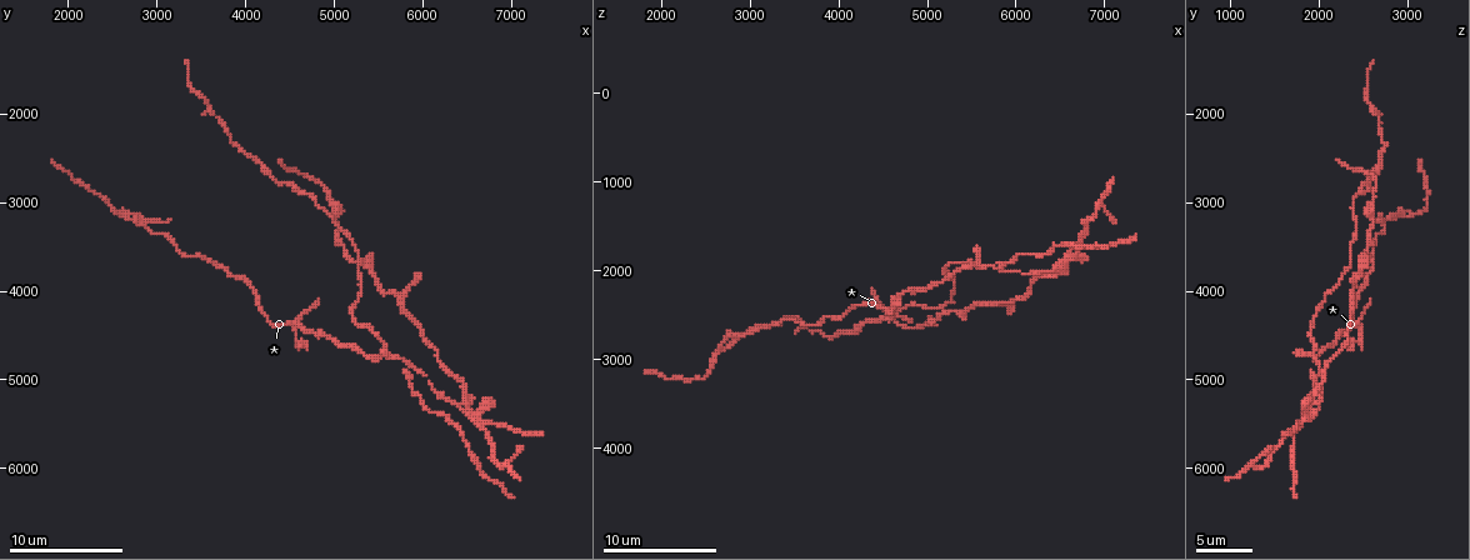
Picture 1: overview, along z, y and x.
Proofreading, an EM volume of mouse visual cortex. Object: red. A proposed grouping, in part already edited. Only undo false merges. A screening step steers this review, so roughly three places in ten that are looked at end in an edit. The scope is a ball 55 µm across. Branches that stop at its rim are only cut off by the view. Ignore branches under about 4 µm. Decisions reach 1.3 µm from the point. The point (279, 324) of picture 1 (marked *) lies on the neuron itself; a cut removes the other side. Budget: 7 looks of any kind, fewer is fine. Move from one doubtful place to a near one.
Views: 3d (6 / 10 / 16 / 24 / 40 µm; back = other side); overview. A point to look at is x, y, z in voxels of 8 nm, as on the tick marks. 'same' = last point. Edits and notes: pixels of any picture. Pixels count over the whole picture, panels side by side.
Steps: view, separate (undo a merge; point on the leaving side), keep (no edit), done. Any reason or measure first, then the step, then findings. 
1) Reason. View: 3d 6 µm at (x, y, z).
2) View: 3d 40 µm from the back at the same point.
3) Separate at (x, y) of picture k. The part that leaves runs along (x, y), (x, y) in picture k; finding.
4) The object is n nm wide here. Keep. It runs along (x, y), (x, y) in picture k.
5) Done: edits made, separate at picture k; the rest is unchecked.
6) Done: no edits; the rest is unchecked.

Four arms meet. View: 3d 16 µm at (4550, 4450, 2450).

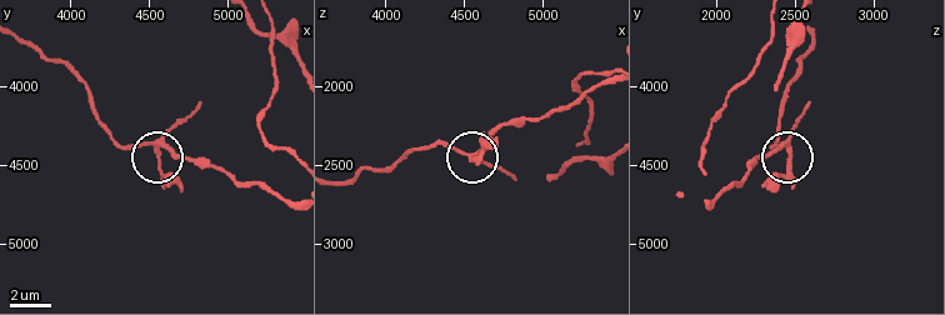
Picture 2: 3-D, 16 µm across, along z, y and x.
The object is 230 nm wide here. Separate at (181, 124) of picture 2. A second neuron is stuck on.

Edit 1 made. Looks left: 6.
Four or more arms meet. View: 3d 10 µm at (5550, 4650, 1900).

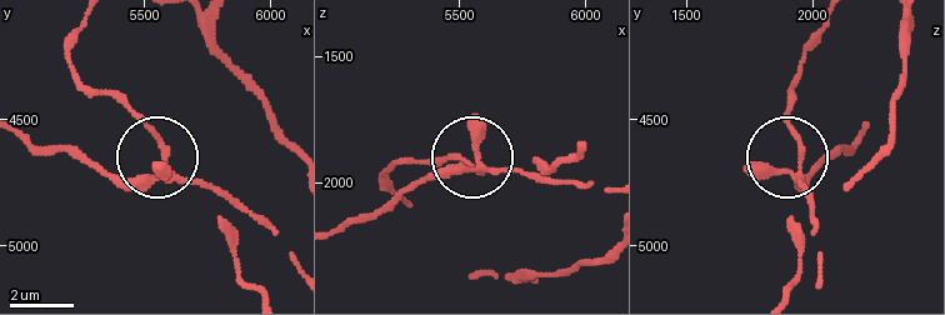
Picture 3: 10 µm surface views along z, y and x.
Separate at (149, 130) of picture 3. The part that leaves runs along (175, 174), (160, 144), (76, 71), (71, 40), (79, 24) in picture 3; two neurons meet here.

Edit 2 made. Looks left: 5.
View: 3d 10 µm at (6500, 5350, 1900).

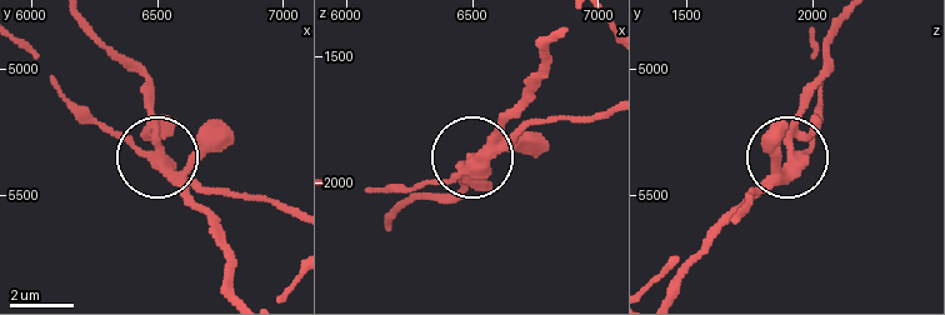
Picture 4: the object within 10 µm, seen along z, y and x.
View: 3d 10 µm from the back at (6500, 5320, 1920).

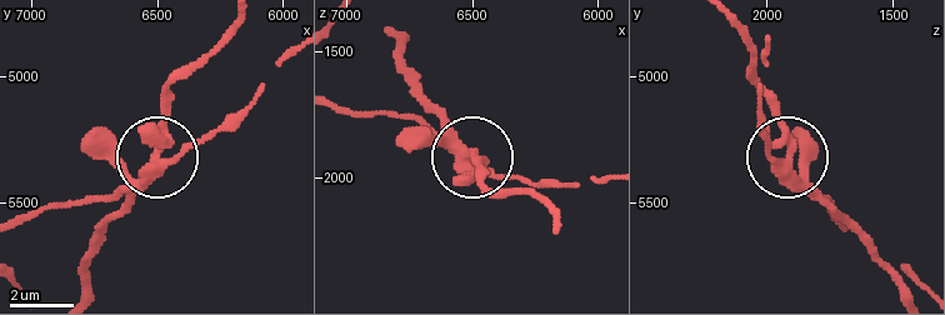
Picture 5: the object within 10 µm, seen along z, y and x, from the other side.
3 arms meet here. Separate at (163, 131) of picture 5. A second neuron is stuck on.

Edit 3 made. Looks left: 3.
Done: edits made, separate at picture 2, separate at picture 3, separate at picture 5; the rest is unchecked.

